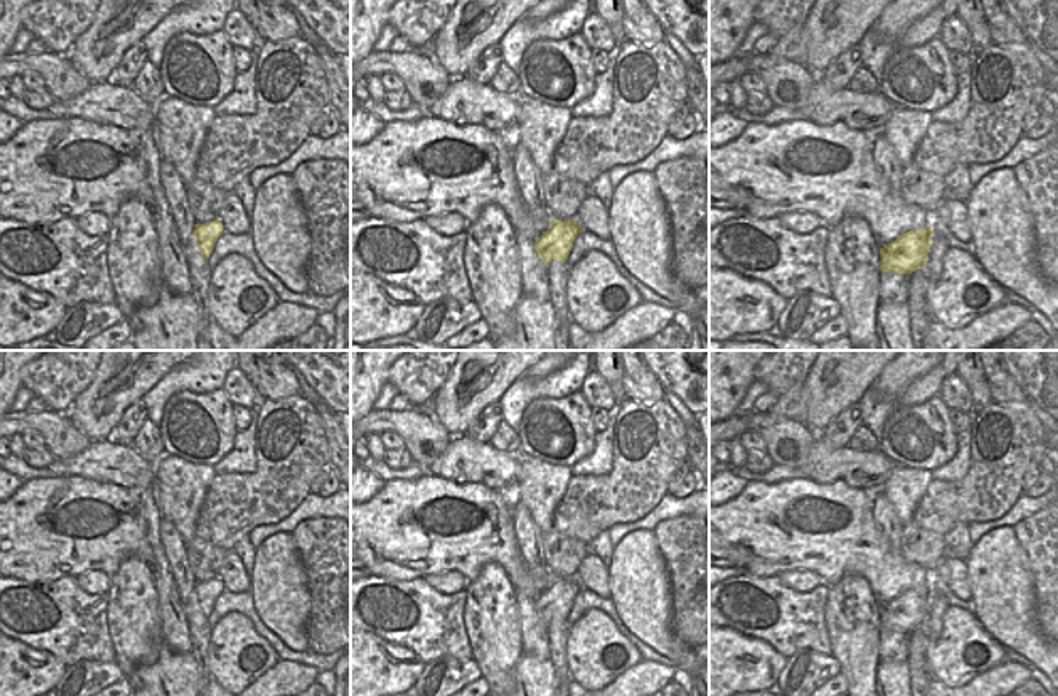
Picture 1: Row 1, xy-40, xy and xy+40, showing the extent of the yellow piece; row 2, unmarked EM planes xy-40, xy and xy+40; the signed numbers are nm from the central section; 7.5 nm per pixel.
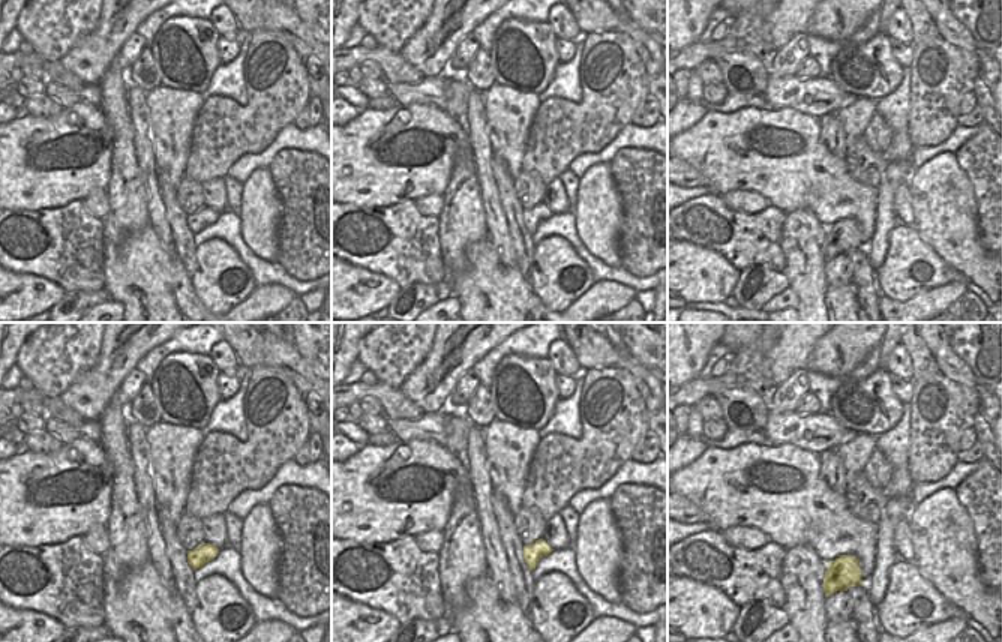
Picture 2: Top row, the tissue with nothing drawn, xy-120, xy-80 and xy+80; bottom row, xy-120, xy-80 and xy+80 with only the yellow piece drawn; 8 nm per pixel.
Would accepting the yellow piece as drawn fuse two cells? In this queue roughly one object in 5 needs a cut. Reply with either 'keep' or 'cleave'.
keep

